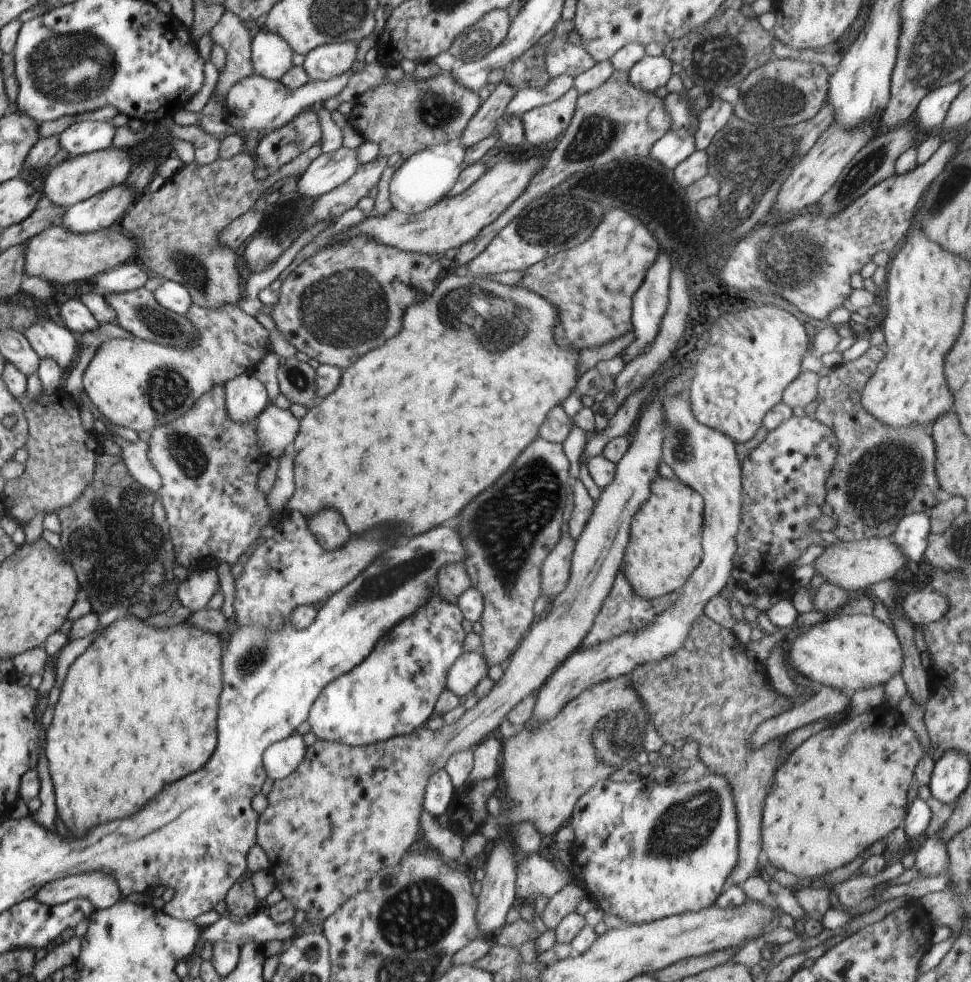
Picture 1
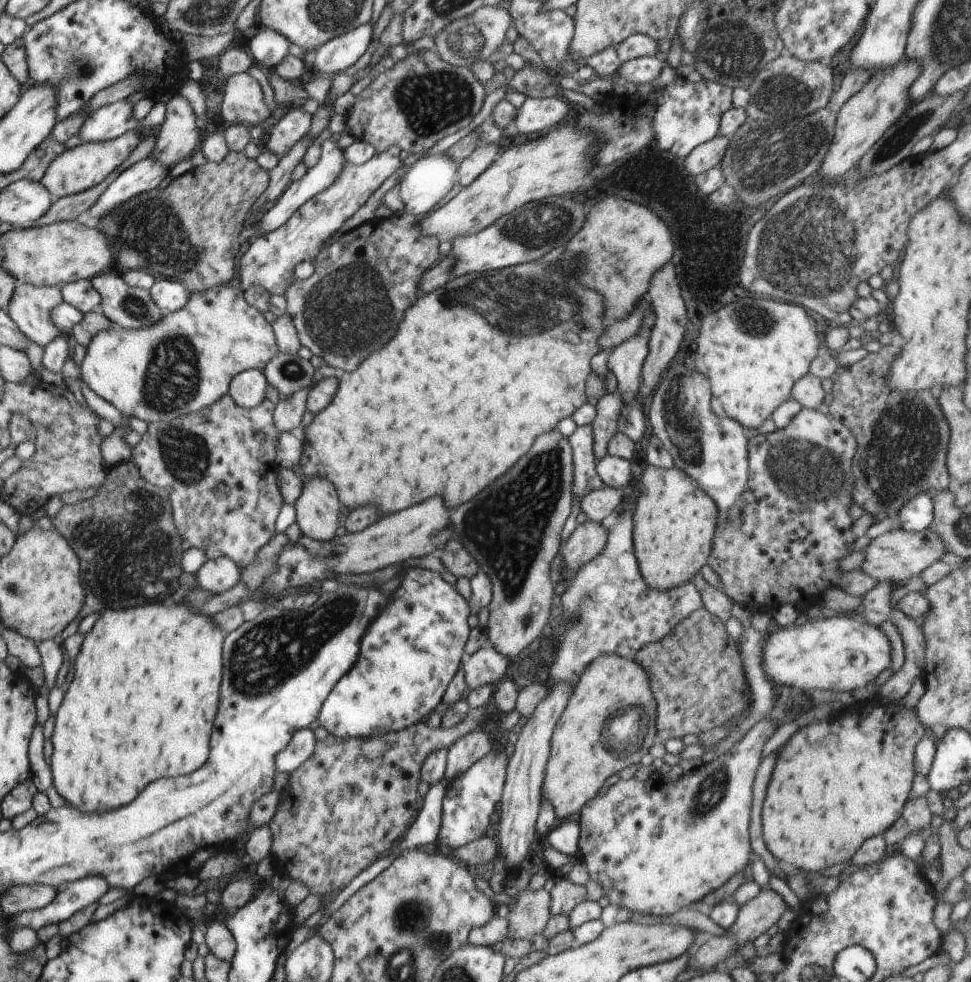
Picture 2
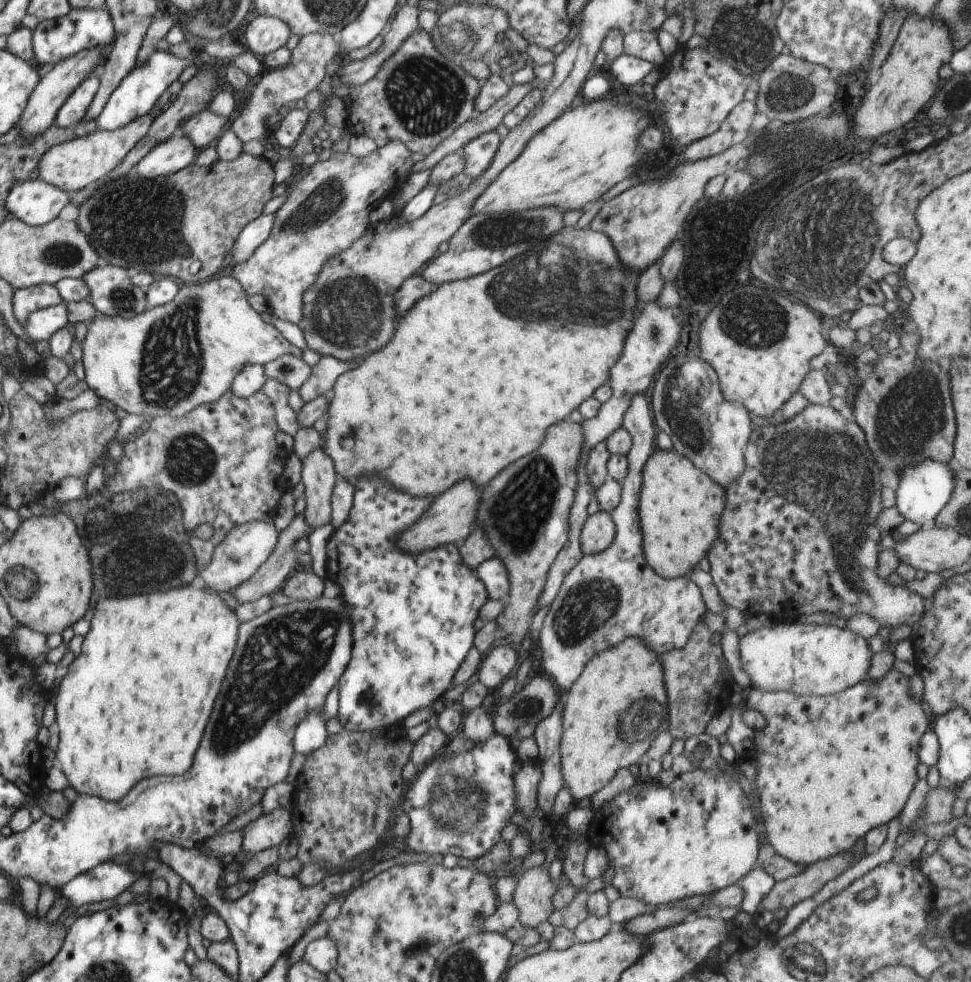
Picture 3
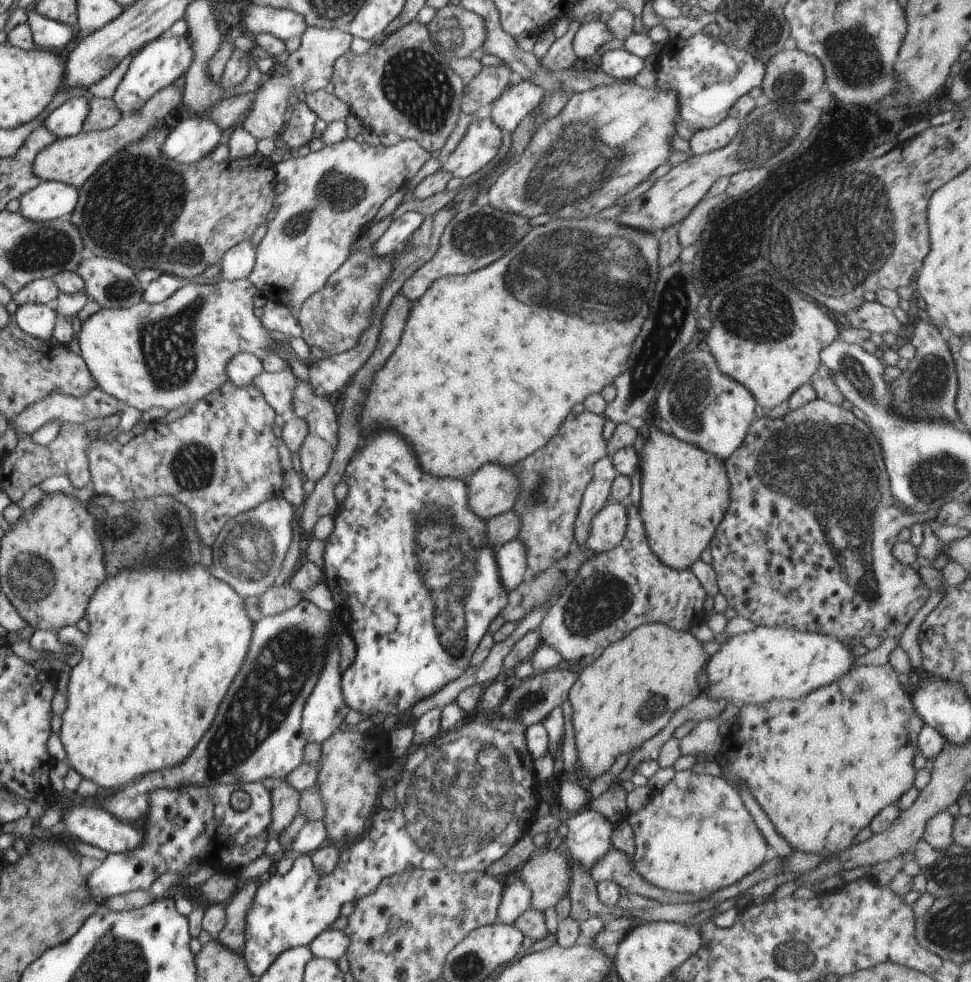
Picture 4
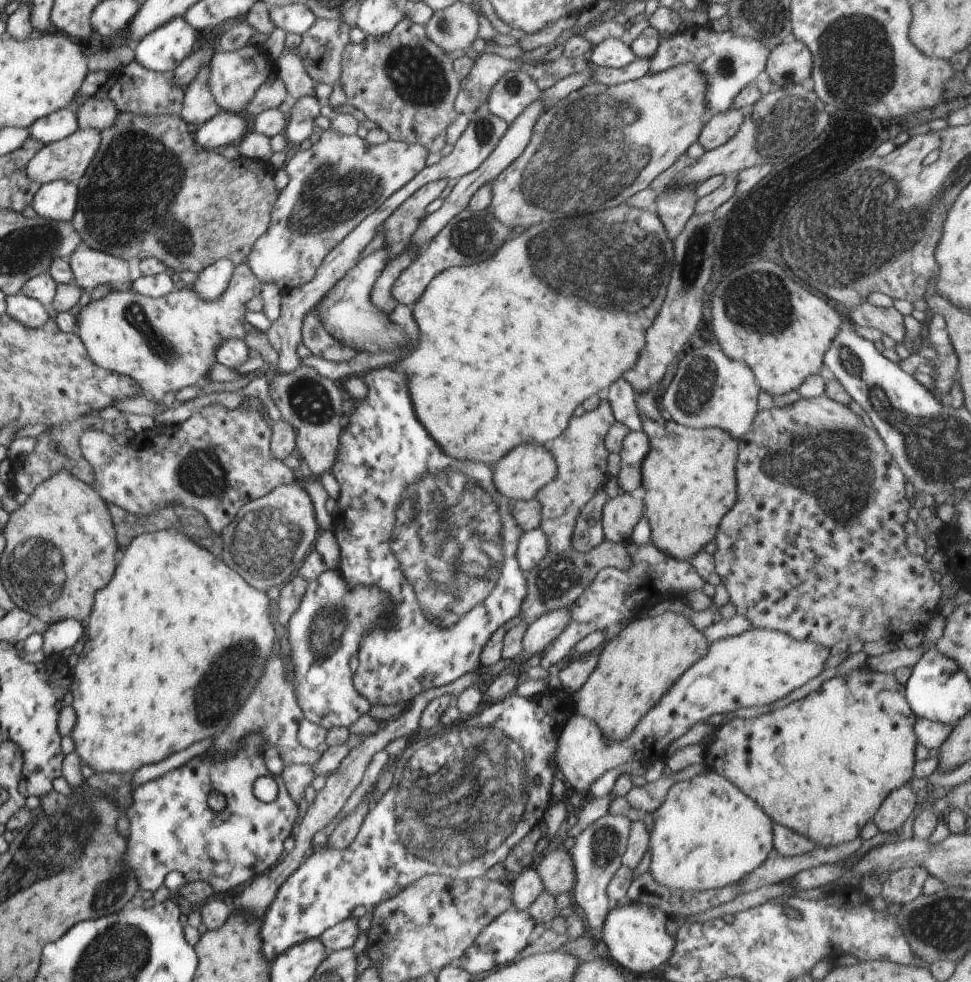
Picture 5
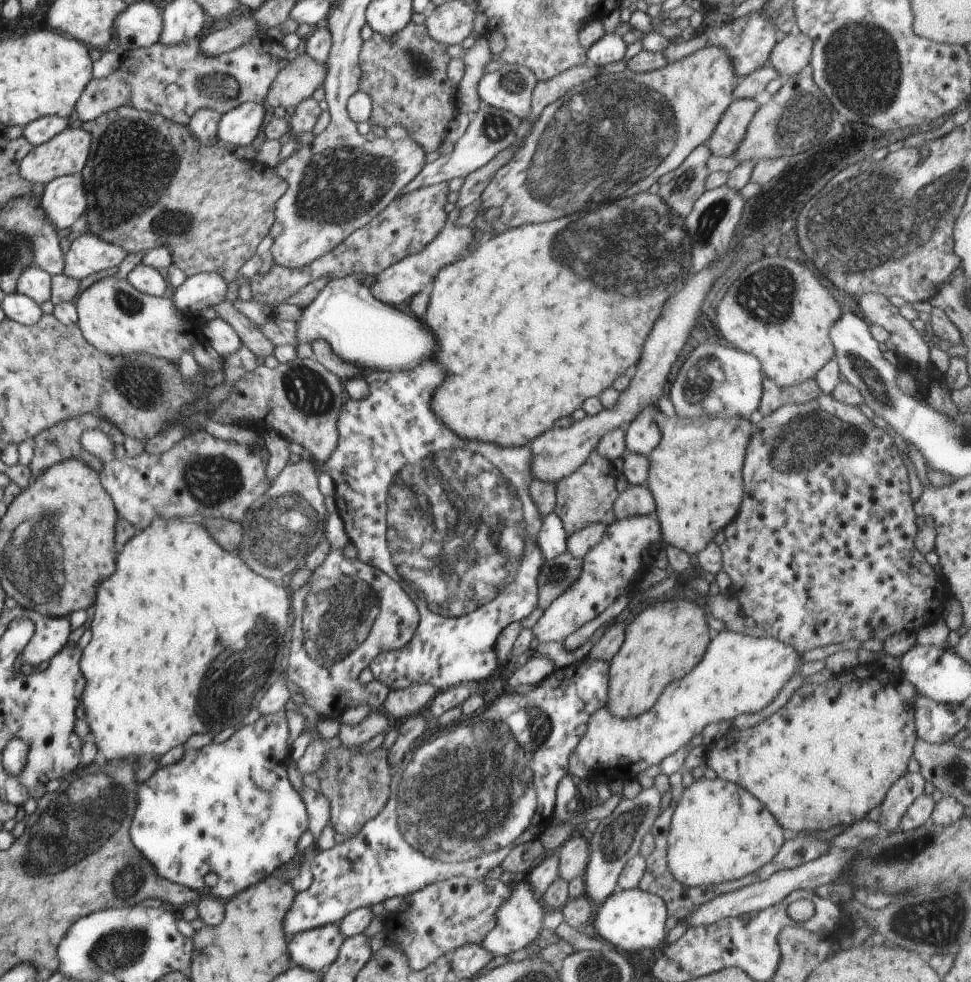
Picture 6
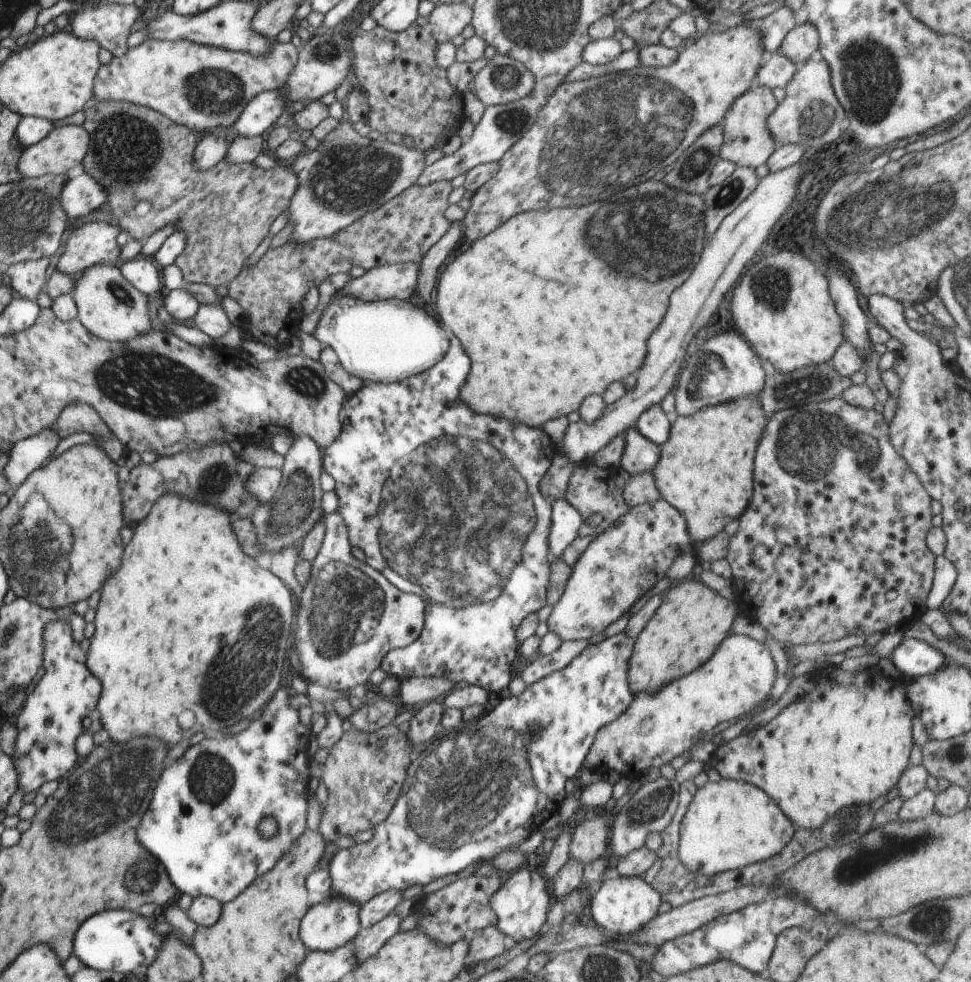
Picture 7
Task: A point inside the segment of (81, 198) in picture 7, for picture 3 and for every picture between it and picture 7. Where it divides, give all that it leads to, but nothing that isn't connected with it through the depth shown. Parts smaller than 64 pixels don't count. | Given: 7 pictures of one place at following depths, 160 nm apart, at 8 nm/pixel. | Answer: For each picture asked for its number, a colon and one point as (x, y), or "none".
3: (36, 202)
4: (49, 200)
5: (57, 200)
6: (64, 199)

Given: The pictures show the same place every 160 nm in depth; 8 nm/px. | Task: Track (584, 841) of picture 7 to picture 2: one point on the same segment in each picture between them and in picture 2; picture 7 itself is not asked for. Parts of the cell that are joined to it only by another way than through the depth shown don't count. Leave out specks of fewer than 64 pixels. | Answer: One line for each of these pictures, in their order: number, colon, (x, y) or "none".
2: (529, 915)
3: (533, 895)
4: (548, 875)
5: (556, 870)
6: (574, 856)

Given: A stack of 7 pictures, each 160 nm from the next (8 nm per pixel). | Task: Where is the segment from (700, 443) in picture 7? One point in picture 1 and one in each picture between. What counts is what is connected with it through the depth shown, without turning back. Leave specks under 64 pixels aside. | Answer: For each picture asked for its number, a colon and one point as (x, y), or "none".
1: (665, 548)
2: (674, 523)
3: (680, 506)
4: (684, 490)
5: (688, 475)
6: (695, 476)

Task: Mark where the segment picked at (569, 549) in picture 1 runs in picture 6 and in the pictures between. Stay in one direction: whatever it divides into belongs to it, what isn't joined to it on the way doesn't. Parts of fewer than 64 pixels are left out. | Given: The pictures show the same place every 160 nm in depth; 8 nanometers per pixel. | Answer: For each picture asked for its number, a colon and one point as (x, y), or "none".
2: (587, 541)
3: (598, 532)
4: (608, 527)
5: (620, 515)
6: (636, 500)

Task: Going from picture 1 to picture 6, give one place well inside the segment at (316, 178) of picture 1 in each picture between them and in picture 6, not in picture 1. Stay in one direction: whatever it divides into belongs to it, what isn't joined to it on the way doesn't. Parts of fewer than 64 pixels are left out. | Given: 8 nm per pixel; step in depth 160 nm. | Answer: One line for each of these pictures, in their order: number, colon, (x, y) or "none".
2: (318, 178)
3: (254, 234)
4: (237, 263)
5: (211, 282)
6: (204, 290)

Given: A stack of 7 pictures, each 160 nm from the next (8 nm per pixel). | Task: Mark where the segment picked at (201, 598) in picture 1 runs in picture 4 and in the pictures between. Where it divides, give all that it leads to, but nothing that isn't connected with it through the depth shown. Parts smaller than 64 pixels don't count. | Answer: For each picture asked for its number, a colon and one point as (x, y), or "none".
2: (217, 575)
3: (247, 546)
4: (248, 554)

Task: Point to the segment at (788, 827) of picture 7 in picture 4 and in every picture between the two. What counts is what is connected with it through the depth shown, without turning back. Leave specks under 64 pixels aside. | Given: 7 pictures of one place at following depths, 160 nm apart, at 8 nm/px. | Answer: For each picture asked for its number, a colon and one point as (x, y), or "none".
4: (696, 834)
5: (707, 834)
6: (720, 832)

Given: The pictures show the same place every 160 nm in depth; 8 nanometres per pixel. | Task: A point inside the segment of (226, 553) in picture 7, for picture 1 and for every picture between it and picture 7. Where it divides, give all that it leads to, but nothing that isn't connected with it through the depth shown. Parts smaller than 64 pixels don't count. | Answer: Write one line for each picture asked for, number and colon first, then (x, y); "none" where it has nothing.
1: (138, 708)
2: (141, 706)
3: (144, 654)
4: (164, 645)
5: (177, 641)
6: (155, 664)

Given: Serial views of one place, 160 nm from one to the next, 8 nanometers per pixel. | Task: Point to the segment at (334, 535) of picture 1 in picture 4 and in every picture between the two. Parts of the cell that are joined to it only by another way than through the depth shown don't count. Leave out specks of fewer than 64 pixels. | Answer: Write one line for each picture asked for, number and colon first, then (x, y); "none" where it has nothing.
2: (318, 513)
3: (318, 473)
4: (316, 452)

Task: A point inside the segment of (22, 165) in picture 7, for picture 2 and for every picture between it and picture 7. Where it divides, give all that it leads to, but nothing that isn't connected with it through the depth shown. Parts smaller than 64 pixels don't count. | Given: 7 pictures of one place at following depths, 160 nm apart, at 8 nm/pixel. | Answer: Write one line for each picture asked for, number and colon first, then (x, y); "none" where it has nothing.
2: (75, 170)
3: (71, 165)
4: (71, 160)
5: (68, 159)
6: (66, 154)

